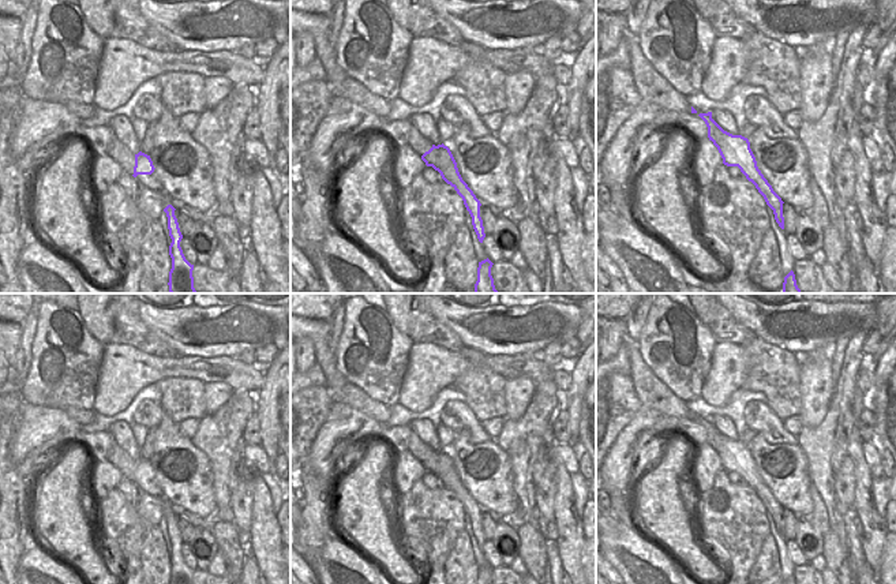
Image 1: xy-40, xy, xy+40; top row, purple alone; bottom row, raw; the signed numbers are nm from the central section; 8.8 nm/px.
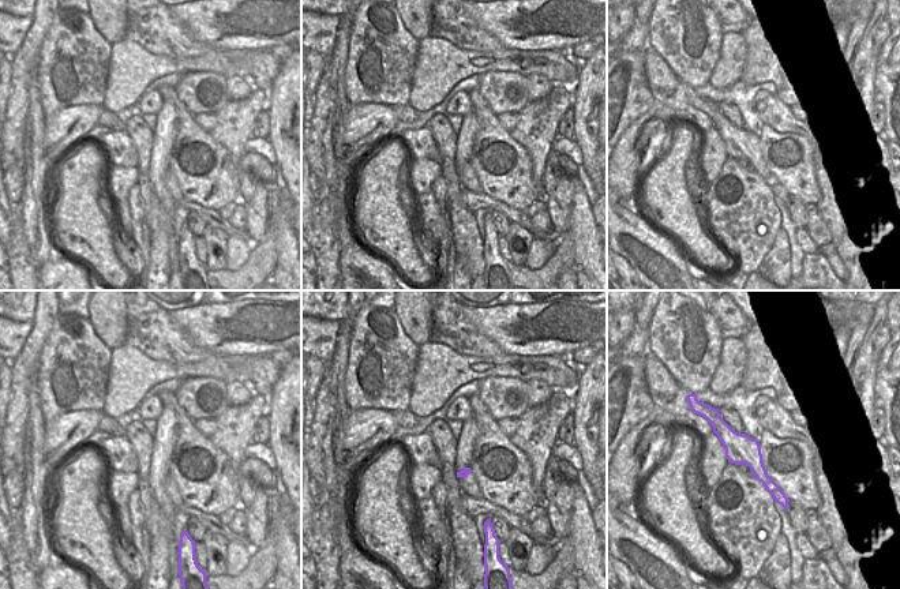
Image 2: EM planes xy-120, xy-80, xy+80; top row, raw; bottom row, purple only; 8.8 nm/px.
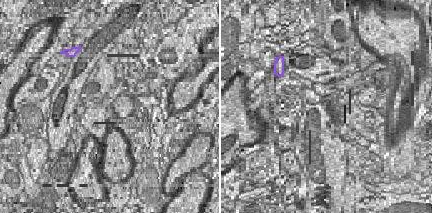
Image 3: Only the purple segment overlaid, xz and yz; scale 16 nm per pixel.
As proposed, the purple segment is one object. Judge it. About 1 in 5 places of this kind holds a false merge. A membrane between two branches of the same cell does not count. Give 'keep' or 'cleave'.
keep

